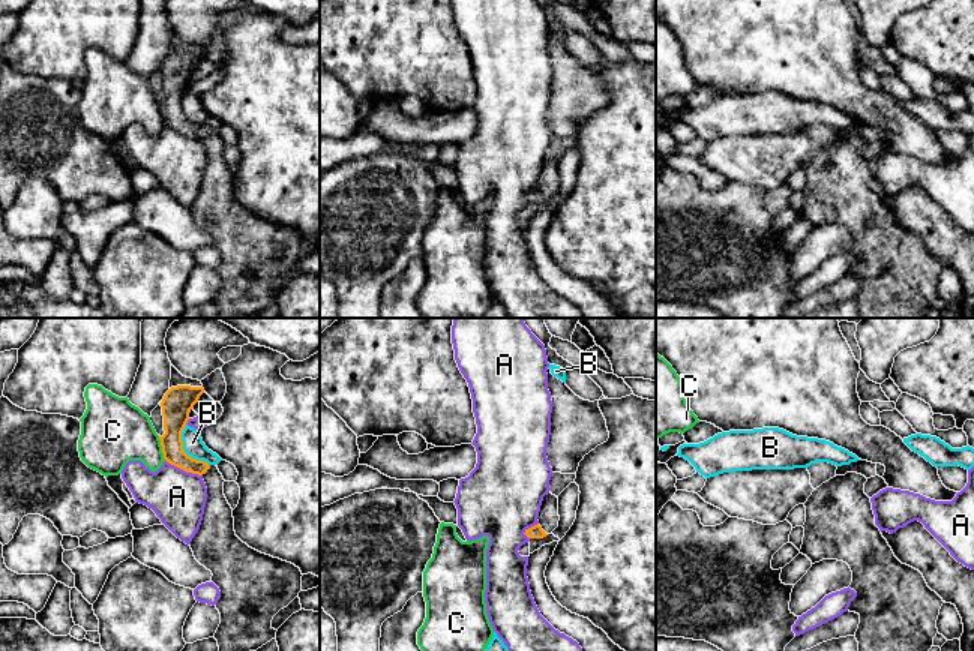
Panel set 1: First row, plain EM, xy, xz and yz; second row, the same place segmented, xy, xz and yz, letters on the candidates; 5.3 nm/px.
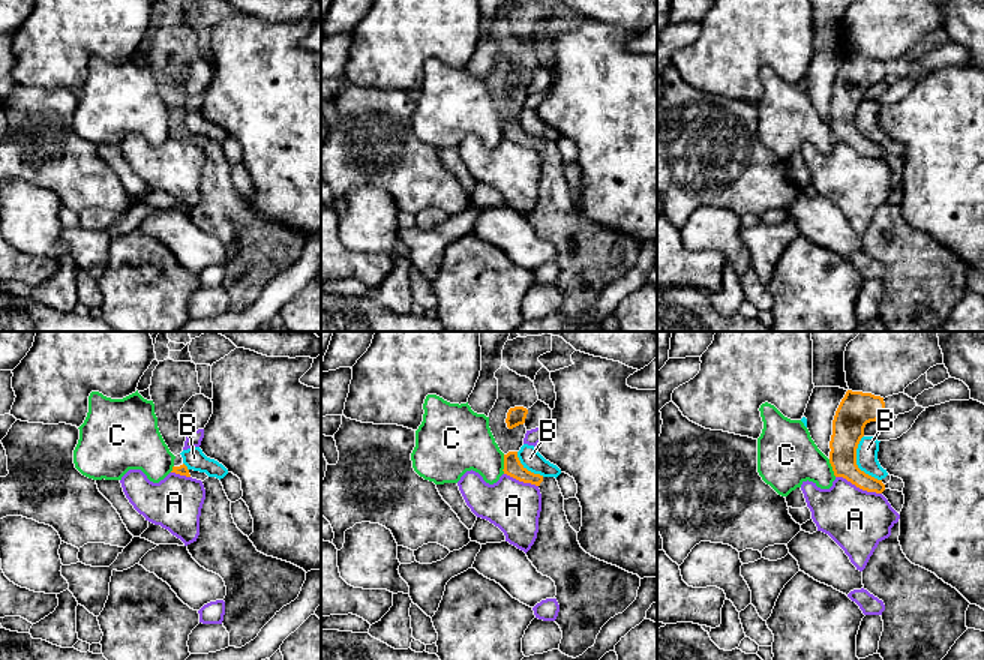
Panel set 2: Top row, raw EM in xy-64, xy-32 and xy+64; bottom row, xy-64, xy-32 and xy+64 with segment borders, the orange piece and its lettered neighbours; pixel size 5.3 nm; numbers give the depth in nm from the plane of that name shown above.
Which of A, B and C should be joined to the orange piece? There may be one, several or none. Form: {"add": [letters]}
{"add": []}

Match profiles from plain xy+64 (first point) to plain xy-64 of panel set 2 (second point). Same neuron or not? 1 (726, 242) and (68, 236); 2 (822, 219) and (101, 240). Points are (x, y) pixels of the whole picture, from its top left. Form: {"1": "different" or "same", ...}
{"1": "different", "2": "different"}

